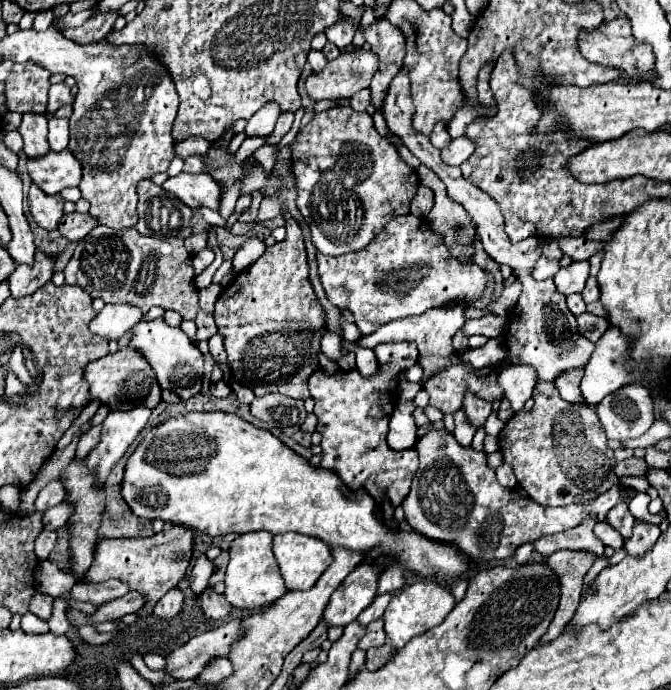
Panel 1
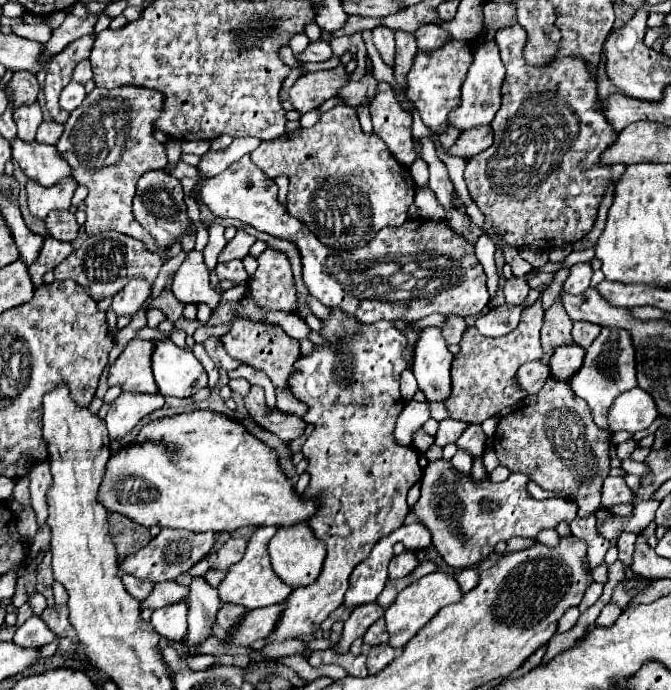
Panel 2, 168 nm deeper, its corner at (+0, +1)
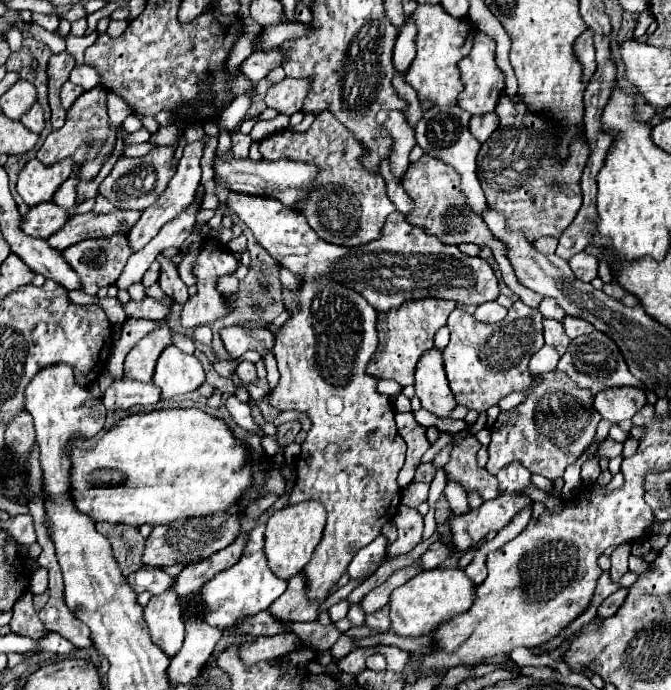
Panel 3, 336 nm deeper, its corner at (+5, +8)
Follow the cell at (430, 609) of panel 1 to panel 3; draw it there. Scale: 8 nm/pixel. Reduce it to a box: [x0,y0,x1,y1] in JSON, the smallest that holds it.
[390,568,474,636]

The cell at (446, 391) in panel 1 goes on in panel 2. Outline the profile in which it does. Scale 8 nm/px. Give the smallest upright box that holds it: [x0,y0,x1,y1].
[445,301,543,423]

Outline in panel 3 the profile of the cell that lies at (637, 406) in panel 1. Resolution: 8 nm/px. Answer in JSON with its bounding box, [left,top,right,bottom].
[594,386,646,424]

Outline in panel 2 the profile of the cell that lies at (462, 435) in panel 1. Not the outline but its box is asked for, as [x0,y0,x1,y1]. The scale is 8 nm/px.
[451,449,473,475]

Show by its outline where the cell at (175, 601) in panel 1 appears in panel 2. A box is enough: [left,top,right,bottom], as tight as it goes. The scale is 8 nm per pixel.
[151,603,187,641]

